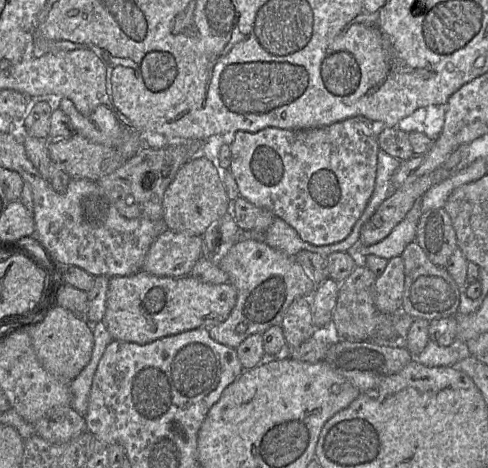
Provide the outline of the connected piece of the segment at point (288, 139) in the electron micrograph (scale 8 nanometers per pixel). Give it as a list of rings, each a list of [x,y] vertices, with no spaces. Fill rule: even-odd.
[[[364,116],[308,129],[267,127],[257,132],[236,132],[232,135],[228,170],[235,178],[239,197],[271,211],[293,227],[302,240],[322,246],[345,239],[361,216],[374,189],[379,149],[372,121]]]

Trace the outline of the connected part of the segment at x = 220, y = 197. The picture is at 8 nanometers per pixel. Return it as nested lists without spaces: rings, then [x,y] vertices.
[[[206,157],[192,158],[177,171],[163,197],[163,220],[168,229],[191,235],[203,235],[207,227],[227,212],[232,201],[220,178],[220,171]]]

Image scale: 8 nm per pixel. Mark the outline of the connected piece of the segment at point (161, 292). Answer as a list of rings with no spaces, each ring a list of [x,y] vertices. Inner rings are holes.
[[[140,270],[132,275],[110,278],[103,321],[113,340],[145,345],[162,337],[217,325],[228,318],[236,304],[236,300],[236,289],[229,282],[210,284],[190,275],[182,277],[155,276]]]

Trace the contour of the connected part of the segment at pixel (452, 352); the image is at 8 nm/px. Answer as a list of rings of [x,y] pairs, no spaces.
[[[455,339],[449,346],[439,346],[429,341],[424,350],[414,356],[415,360],[428,367],[454,366],[471,356],[465,342]]]

